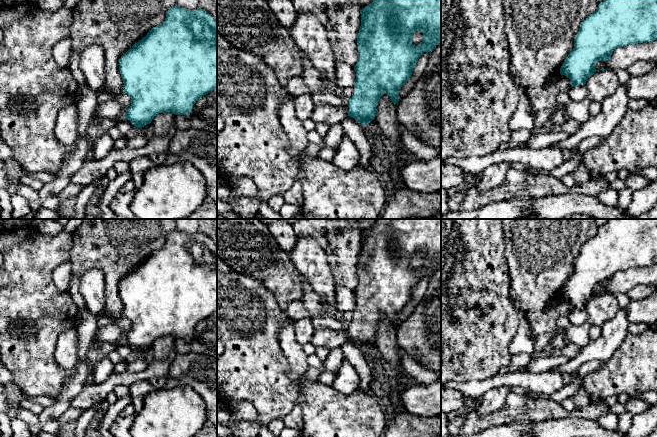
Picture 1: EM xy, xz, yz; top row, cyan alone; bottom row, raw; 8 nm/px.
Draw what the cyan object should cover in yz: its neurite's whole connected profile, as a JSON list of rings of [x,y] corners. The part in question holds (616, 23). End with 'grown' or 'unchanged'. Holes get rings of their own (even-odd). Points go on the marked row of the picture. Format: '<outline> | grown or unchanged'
[[[604,0],[599,3],[597,10],[580,24],[574,39],[574,48],[563,62],[560,74],[570,79],[571,87],[585,85],[587,79],[599,71],[595,69],[595,65],[601,60],[609,61],[616,48],[654,40],[657,40],[657,0]]] | unchanged

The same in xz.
[[[373,0],[365,8],[360,9],[360,14],[361,26],[357,35],[358,61],[354,66],[354,94],[345,102],[344,107],[328,104],[315,106],[310,117],[315,123],[332,125],[350,116],[364,126],[369,125],[375,119],[377,102],[382,94],[387,93],[396,105],[399,102],[399,89],[410,79],[419,57],[424,52],[431,53],[441,42],[441,0]],[[416,31],[423,33],[423,41],[417,46],[412,44],[412,36]]] | grown

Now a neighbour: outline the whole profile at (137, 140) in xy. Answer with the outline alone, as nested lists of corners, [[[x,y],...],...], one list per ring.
[[[136,131],[128,137],[126,148],[135,150],[144,147],[147,143],[148,139],[142,131]]]

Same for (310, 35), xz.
[[[298,13],[290,34],[299,49],[320,73],[331,92],[339,92],[334,84],[336,59],[328,32],[319,19],[311,13]]]

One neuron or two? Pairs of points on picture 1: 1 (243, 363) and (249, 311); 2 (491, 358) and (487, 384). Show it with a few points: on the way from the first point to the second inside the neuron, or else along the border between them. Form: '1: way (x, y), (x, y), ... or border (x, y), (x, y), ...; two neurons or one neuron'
1: way (245, 350), (247, 324); one neuron
2: border (496, 373), (484, 379), (472, 379), (465, 382); two neurons

